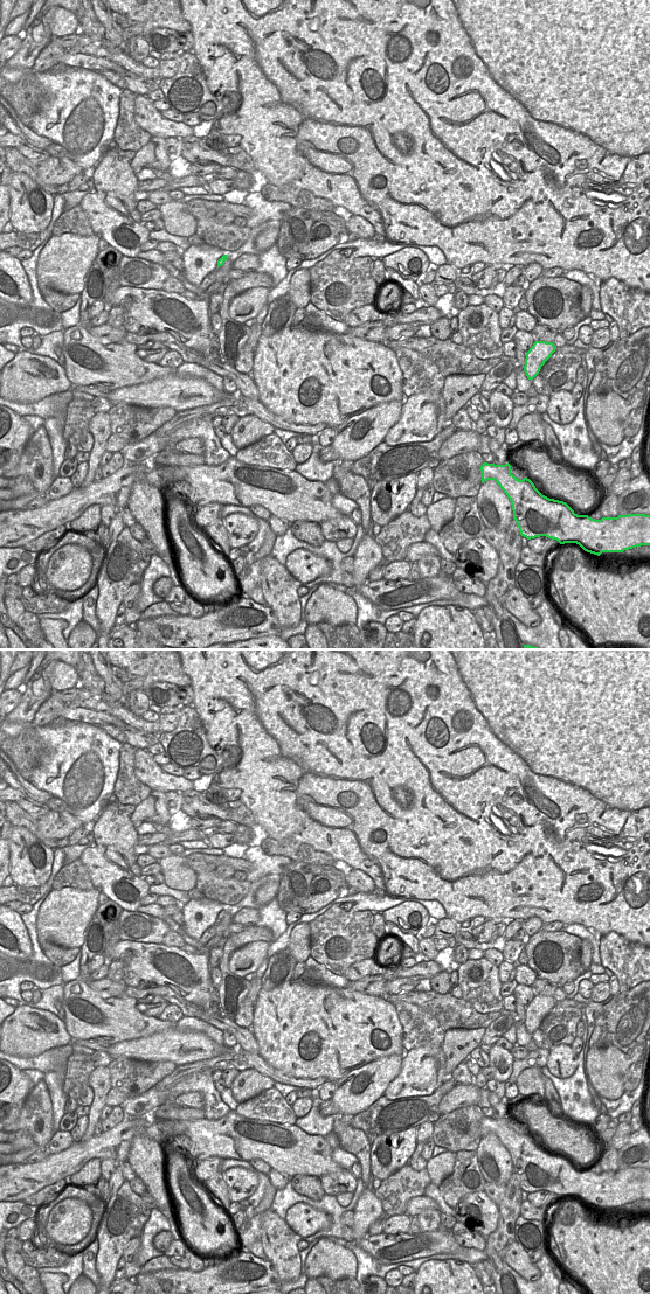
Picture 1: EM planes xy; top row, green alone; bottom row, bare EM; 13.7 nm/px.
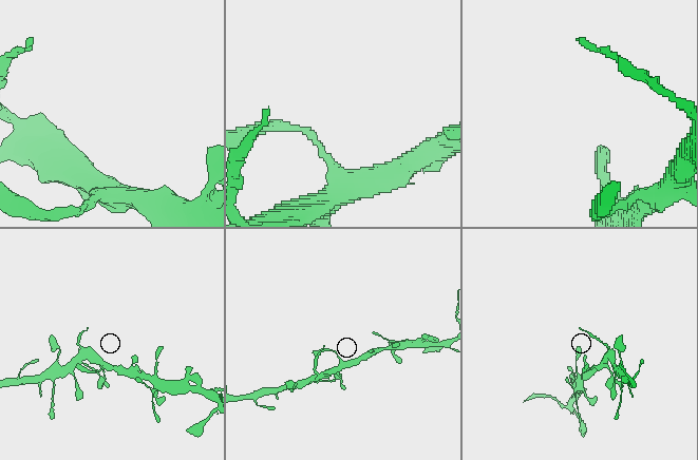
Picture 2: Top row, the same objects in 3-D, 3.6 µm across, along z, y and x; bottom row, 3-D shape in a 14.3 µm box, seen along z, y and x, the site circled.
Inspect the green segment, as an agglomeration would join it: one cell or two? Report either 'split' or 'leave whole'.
leave whole

